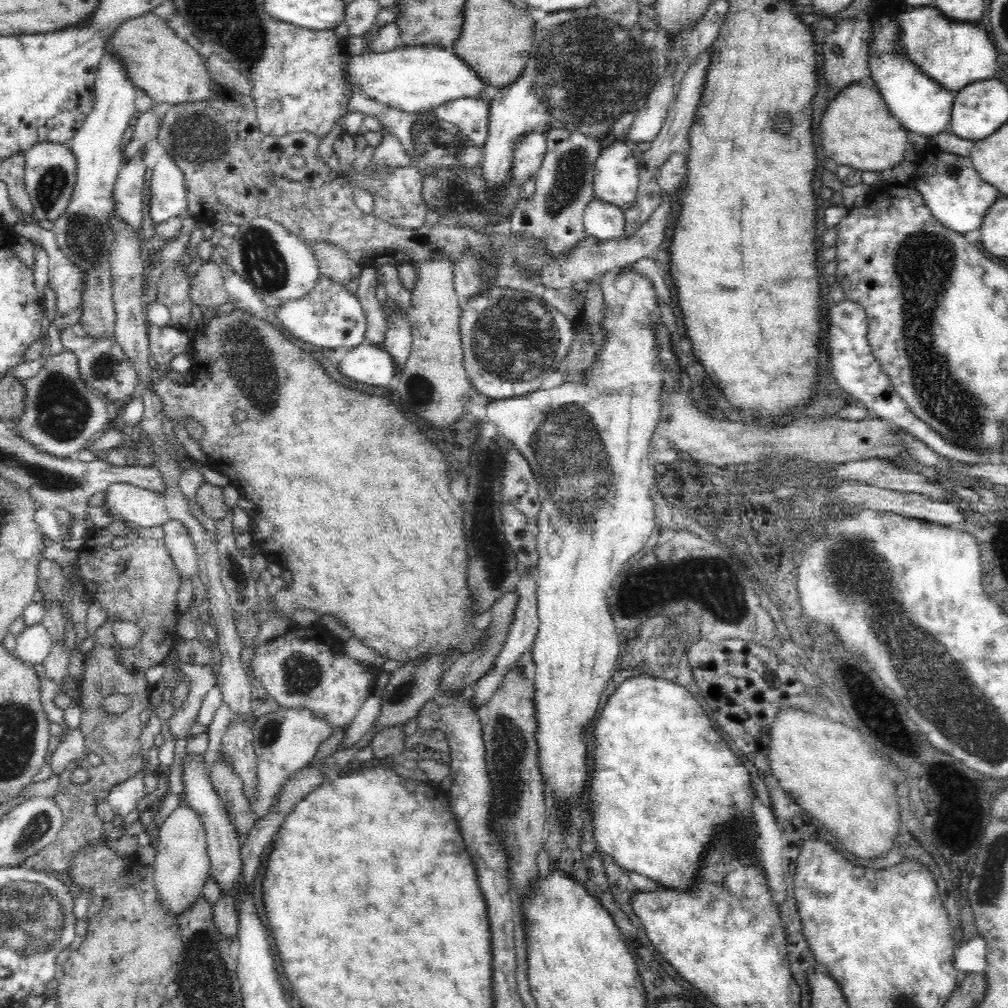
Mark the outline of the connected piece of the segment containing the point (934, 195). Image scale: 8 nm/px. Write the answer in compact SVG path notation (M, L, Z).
M933 147L921 153L910 182L943 226L962 235L980 228L988 209L1000 196L999 190L978 174L970 157L942 152Z

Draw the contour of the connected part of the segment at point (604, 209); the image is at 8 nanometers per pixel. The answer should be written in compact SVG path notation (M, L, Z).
M594 196L584 208L583 223L585 232L594 240L611 241L625 234L625 211Z

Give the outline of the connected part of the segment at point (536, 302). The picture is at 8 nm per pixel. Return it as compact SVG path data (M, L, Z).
M496 287L479 293L478 296L460 297L459 309L459 333L467 377L478 392L493 400L516 398L536 392L542 381L560 366L571 348L574 321L545 302L539 296L539 291L531 293L524 289Z

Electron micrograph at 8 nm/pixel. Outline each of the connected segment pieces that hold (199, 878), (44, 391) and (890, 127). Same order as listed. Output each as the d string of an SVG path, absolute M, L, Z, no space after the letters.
M187 805L177 807L159 828L156 856L152 864L155 889L164 908L178 920L202 898L202 888L210 879L211 864L207 853L207 838L201 818Z
M63 348L60 354L46 358L34 376L22 383L26 391L23 415L11 425L36 449L56 458L76 457L106 429L108 417L104 401L80 379L72 351Z
M863 80L850 84L845 90L840 91L834 100L830 101L823 113L819 128L822 150L826 152L828 158L839 165L858 168L867 177L874 173L883 172L887 174L890 169L904 160L904 152L906 152L909 143L909 131L888 110L886 103L883 102L881 95L874 86Z

